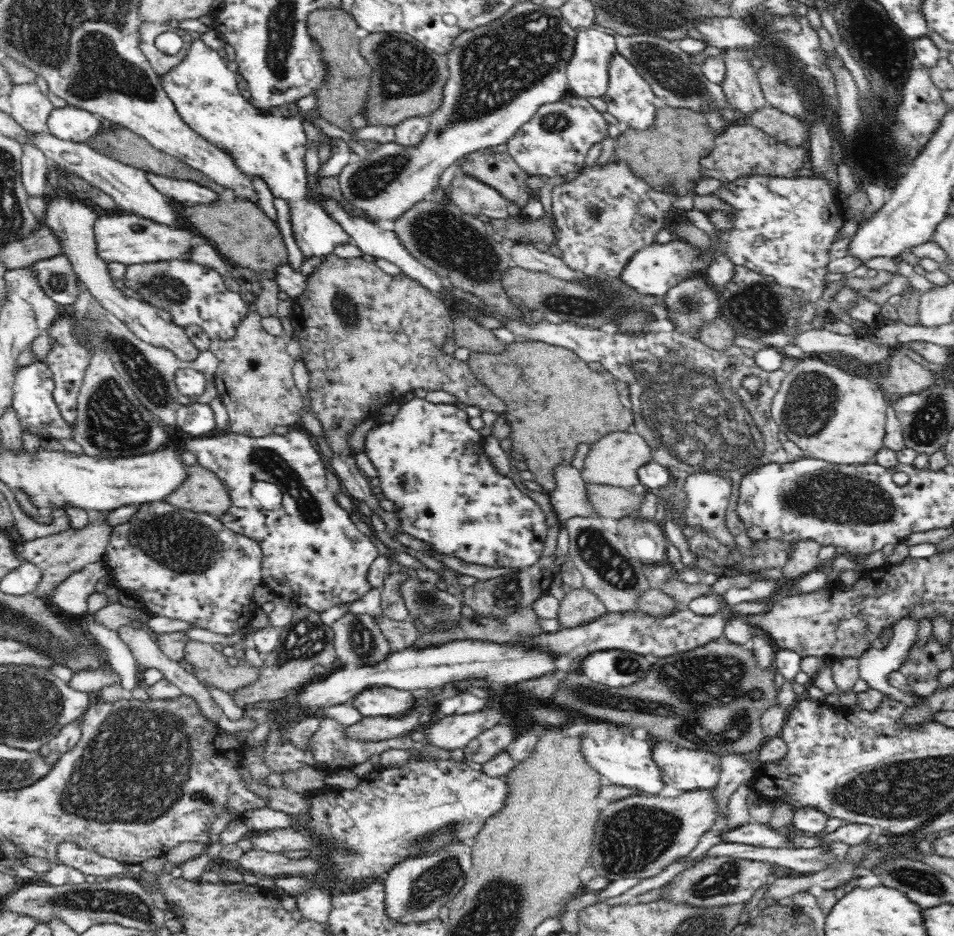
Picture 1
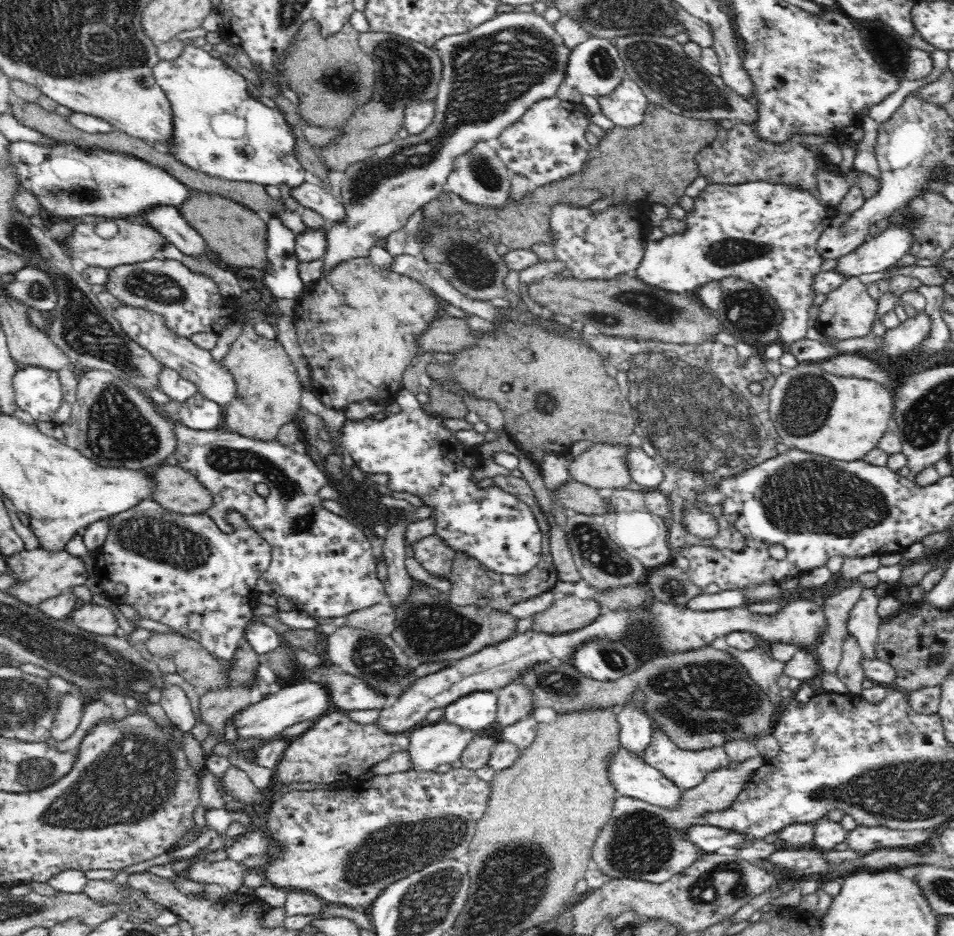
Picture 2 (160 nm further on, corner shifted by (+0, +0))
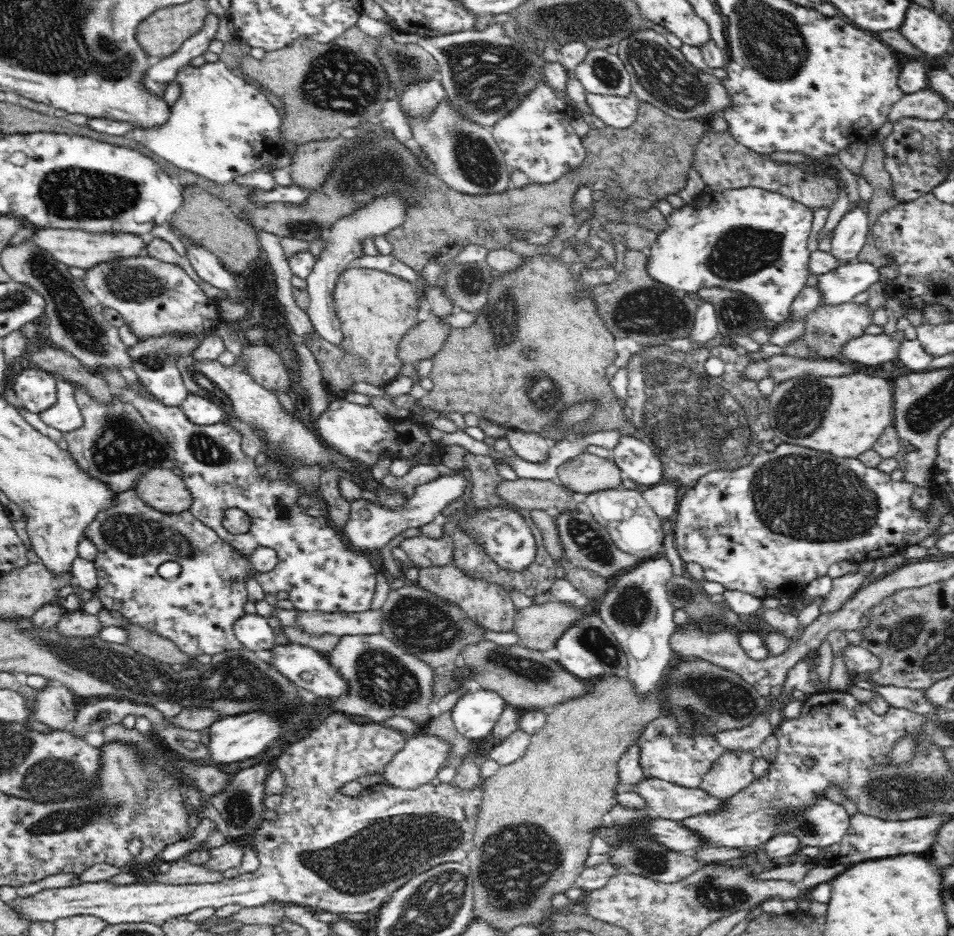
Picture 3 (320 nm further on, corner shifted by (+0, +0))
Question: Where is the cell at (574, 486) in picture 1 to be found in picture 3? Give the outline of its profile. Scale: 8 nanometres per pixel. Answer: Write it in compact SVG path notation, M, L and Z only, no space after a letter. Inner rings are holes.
M507 429L506 438L509 441L511 449L520 458L538 464L548 460L548 452L552 445L551 441L540 438L540 436L531 432L522 432L515 429Z

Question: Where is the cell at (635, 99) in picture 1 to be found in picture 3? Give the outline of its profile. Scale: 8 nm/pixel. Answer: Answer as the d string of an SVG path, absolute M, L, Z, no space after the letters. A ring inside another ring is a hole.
M586 94L587 108L602 122L614 128L628 128L640 114L641 100L634 94L628 96L604 96Z

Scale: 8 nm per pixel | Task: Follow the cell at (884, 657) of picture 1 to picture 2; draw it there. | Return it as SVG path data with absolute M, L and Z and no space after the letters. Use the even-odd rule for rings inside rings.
M865 588L849 612L849 619L847 620L848 635L856 639L865 660L877 659L878 628L884 619L877 611L879 599L874 589Z

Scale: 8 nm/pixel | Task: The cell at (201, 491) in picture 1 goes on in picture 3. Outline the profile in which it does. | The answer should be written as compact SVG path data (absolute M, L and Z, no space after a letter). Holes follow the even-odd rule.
M152 468L135 481L134 490L151 508L164 513L180 513L190 511L194 502L192 491L186 486L185 480L174 474L173 469Z

